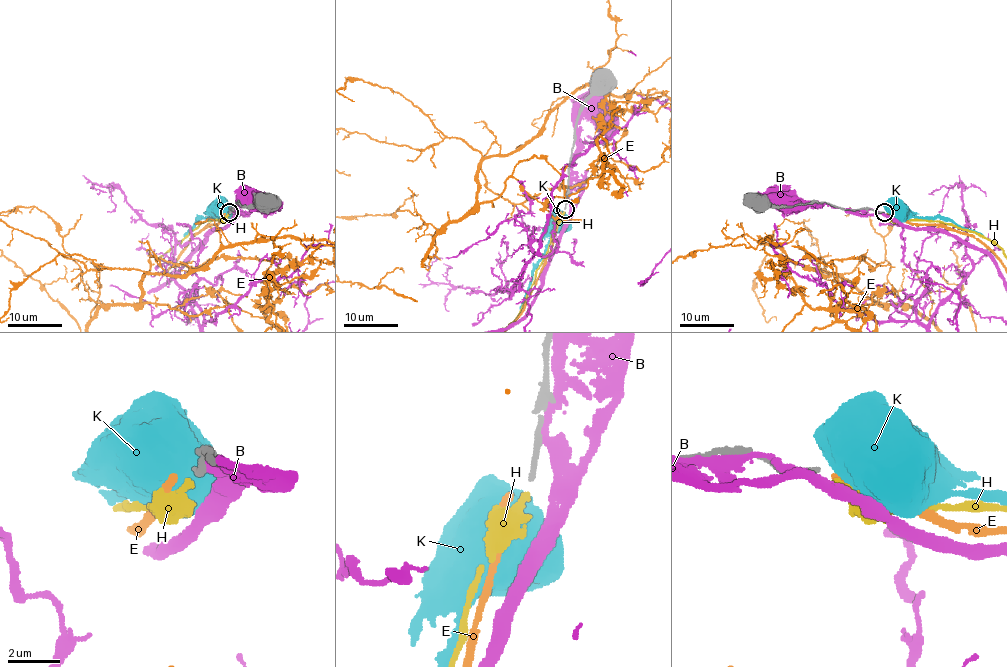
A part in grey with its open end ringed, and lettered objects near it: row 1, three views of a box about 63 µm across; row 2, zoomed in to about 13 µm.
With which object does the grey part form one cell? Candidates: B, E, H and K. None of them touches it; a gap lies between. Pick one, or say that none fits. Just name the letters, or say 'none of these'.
H

